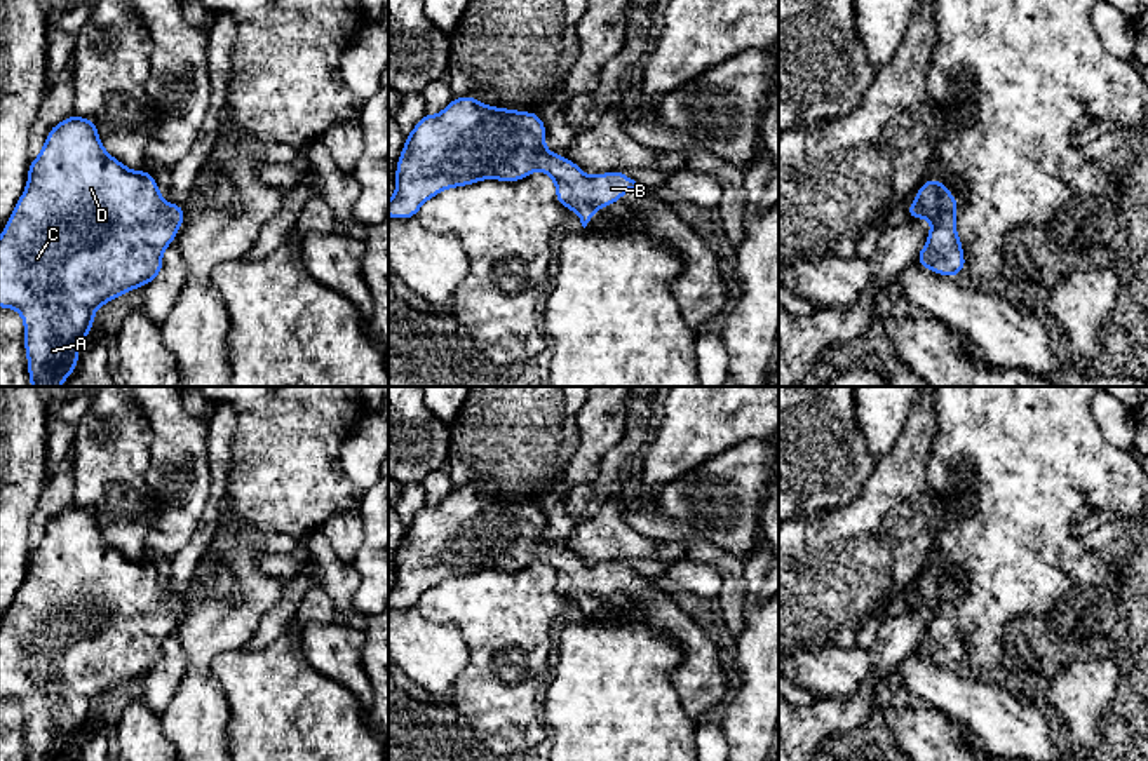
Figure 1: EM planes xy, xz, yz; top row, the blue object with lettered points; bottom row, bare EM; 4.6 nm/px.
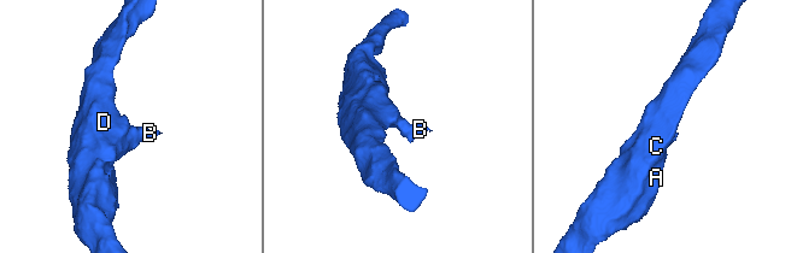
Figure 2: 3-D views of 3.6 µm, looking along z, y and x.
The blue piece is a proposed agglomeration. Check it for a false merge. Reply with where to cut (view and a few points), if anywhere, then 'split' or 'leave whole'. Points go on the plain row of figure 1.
cut none; leave whole

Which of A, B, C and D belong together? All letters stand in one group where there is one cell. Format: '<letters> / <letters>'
A B C D

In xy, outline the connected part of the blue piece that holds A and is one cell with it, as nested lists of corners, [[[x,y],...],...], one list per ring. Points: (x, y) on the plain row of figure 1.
[[[71,503],[68,508],[51,517],[44,538],[38,547],[30,552],[26,578],[16,592],[0,627],[0,697],[14,698],[23,707],[28,761],[75,761],[82,747],[77,744],[77,738],[87,730],[91,717],[96,714],[94,702],[101,695],[106,695],[136,677],[145,677],[157,669],[164,657],[162,644],[165,637],[176,630],[176,622],[183,615],[183,594],[164,592],[164,585],[159,582],[153,562],[127,559],[122,552],[111,547],[101,535],[94,508],[82,508]]]

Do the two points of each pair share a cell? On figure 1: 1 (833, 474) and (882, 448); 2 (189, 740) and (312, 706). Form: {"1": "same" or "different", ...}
{"1": "different", "2": "different"}

